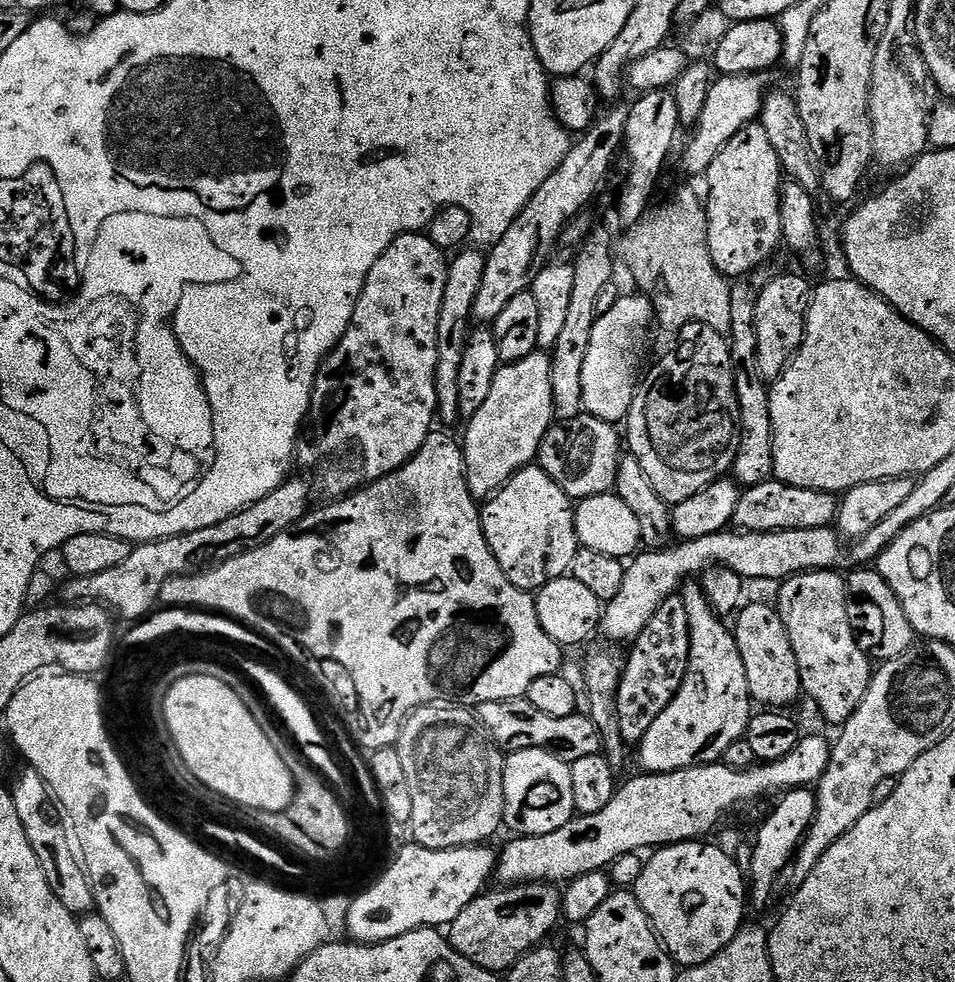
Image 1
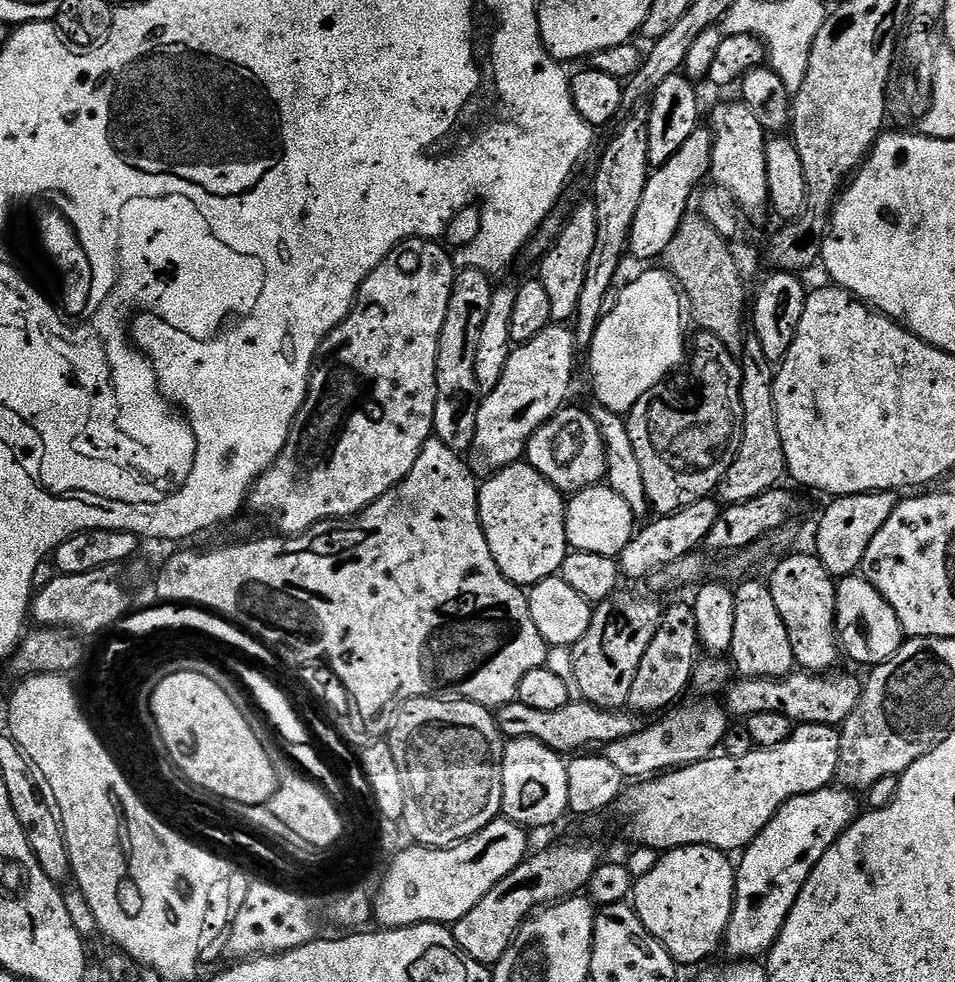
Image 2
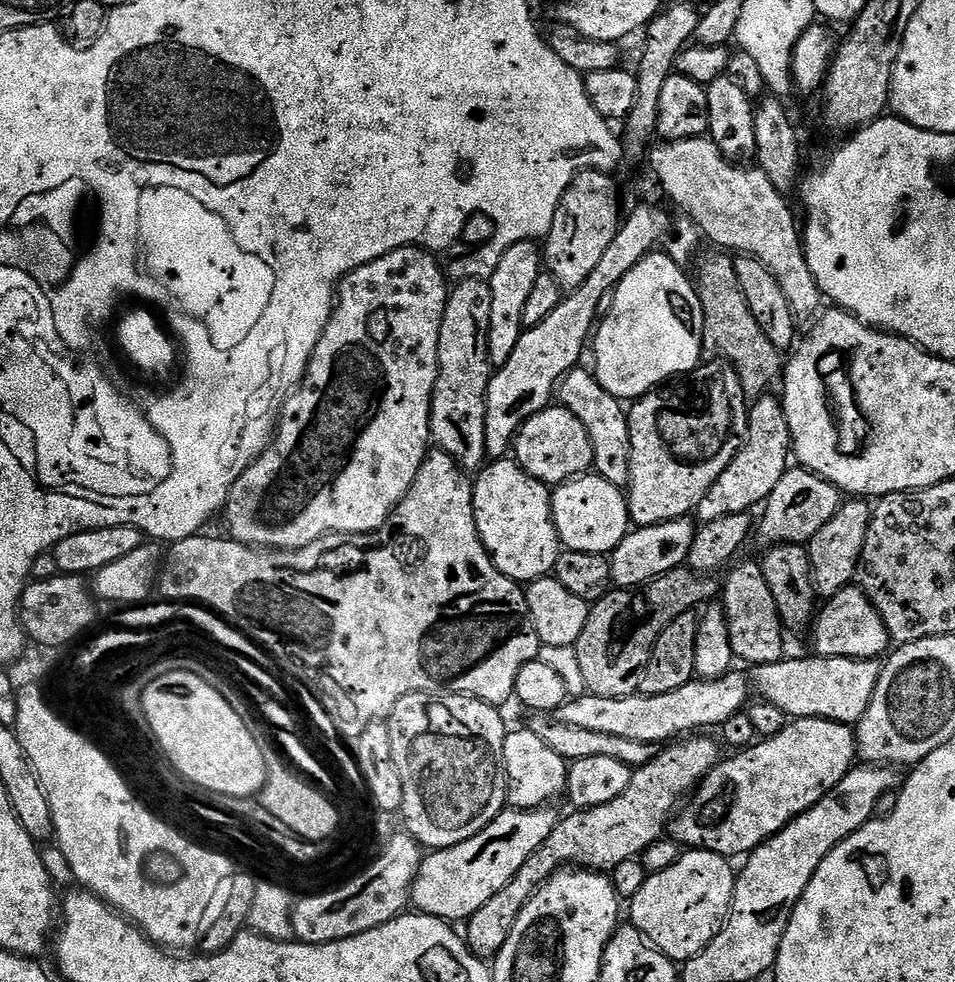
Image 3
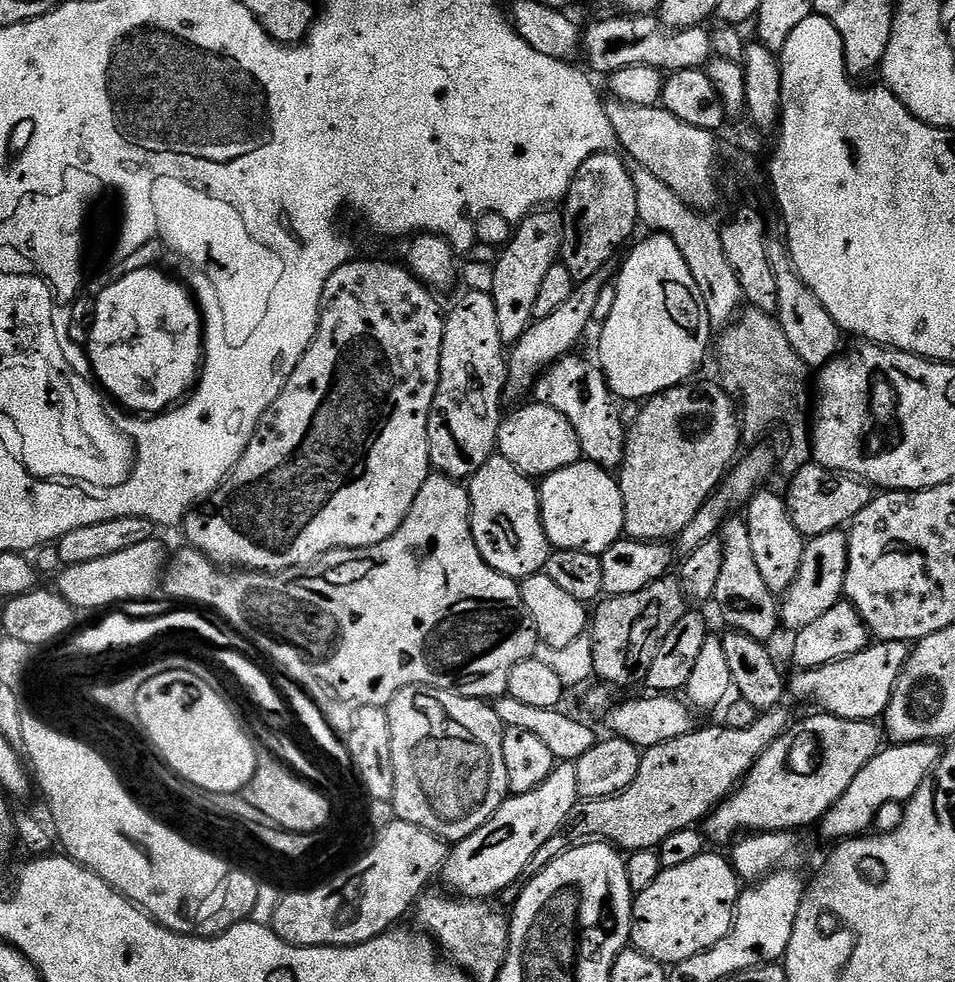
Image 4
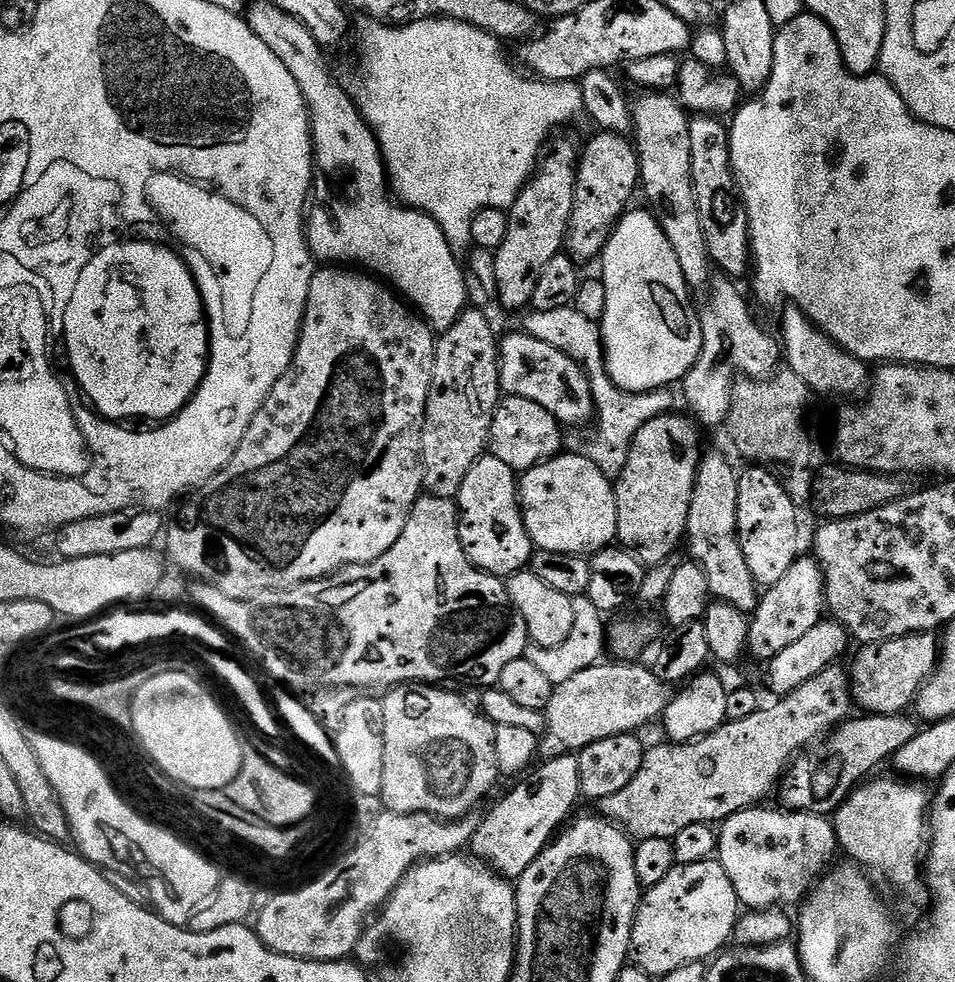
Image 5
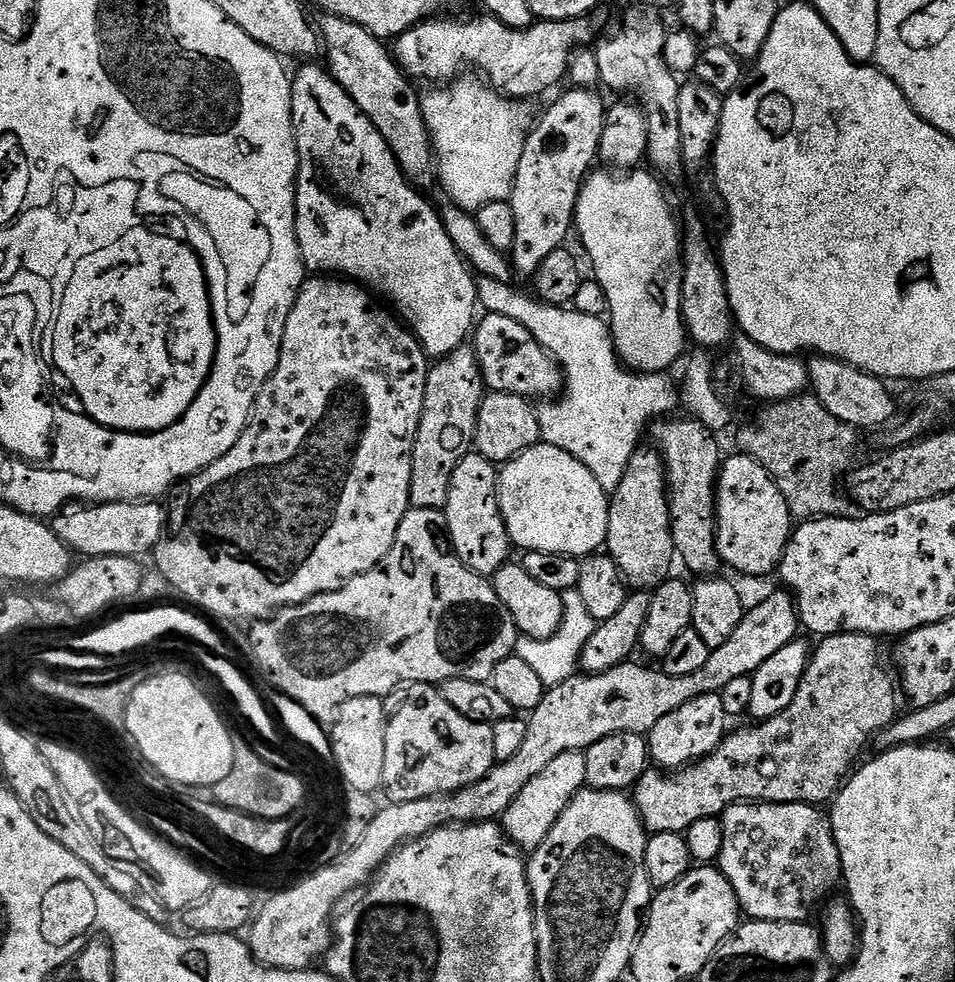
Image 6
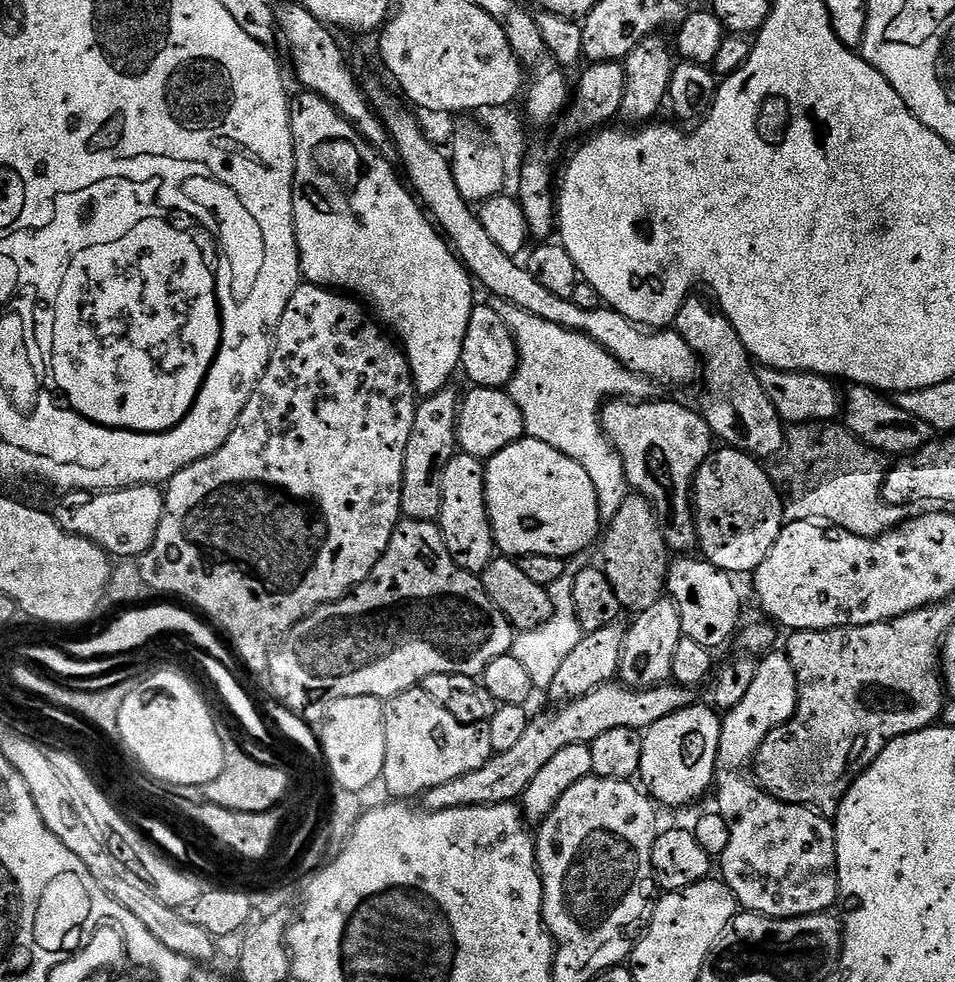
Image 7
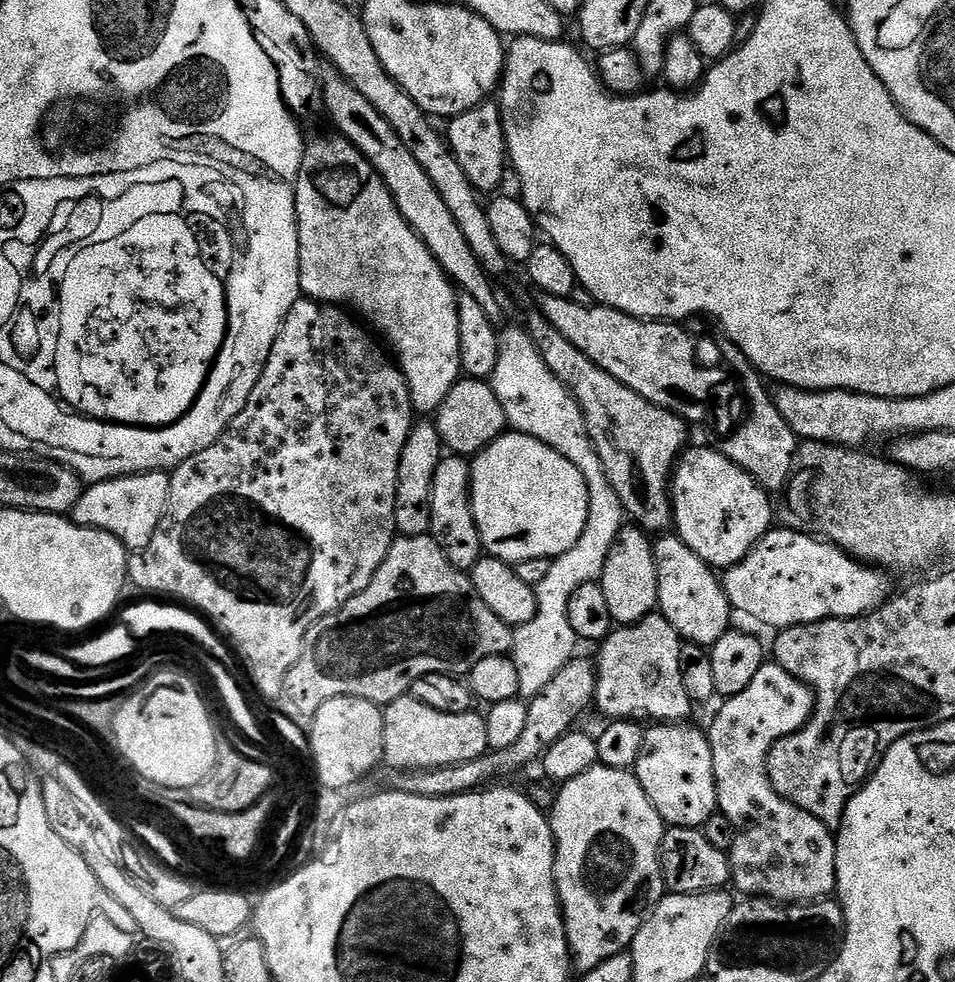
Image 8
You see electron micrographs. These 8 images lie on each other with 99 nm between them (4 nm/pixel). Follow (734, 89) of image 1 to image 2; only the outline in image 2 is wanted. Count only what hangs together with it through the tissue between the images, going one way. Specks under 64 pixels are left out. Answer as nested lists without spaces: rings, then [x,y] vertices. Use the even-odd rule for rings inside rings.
[[[701,126],[690,134],[690,138],[686,138],[686,142],[682,142],[682,150],[649,175],[646,190],[642,190],[638,214],[634,214],[634,226],[630,226],[628,252],[631,259],[633,256],[636,260],[658,260],[663,255],[689,215],[688,203],[692,200],[692,191],[701,187],[700,179],[707,177],[711,170],[712,134],[707,127]]]

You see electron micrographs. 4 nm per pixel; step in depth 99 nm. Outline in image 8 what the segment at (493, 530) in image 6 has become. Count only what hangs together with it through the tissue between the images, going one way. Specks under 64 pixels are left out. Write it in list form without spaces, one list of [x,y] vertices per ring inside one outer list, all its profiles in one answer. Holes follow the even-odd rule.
[[[445,455],[438,470],[434,470],[430,514],[432,539],[438,542],[438,546],[442,546],[446,558],[454,567],[459,568],[461,572],[471,573],[472,568],[480,560],[484,547],[472,513],[472,469],[465,457]]]

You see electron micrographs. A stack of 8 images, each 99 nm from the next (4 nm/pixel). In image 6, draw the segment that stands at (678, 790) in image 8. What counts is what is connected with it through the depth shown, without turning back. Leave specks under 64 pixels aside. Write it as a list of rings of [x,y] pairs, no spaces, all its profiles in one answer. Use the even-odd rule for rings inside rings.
[[[715,692],[694,698],[686,706],[678,706],[674,714],[666,714],[655,724],[648,737],[648,754],[653,765],[664,770],[683,770],[708,756],[724,741],[730,728],[730,717],[722,710],[722,698]]]

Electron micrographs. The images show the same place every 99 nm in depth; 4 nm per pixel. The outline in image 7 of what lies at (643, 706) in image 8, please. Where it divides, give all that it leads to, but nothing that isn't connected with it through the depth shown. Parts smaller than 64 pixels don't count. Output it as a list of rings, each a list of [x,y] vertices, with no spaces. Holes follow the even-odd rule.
[[[661,598],[650,606],[650,610],[642,610],[633,620],[636,621],[626,628],[619,679],[629,688],[657,688],[659,684],[669,683],[674,670],[674,650],[678,650],[678,642],[686,632],[675,600]]]

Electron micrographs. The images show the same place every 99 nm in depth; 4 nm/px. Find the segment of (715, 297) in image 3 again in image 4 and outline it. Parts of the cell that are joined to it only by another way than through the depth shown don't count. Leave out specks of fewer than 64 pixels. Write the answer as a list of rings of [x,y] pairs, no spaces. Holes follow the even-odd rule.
[[[751,306],[745,307],[742,319],[729,324],[715,337],[714,356],[715,352],[716,364],[724,375],[722,387],[740,407],[738,415],[743,439],[756,440],[752,442],[767,441],[775,451],[779,471],[781,473],[784,471],[785,477],[791,478],[798,470],[802,470],[802,466],[806,466],[813,459],[812,434],[809,421],[807,419],[804,421],[804,416],[800,413],[800,387],[804,384],[806,366],[800,361],[798,354],[794,354],[786,334],[782,334],[782,326],[769,313],[760,312]]]

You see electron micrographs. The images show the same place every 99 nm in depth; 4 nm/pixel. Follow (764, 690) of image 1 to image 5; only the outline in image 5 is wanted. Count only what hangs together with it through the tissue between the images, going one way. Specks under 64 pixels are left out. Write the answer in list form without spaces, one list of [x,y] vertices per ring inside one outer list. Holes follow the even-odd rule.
[[[705,451],[701,455],[694,498],[690,502],[686,549],[706,574],[706,582],[710,582],[710,590],[717,601],[752,614],[760,604],[762,592],[754,574],[750,574],[750,566],[746,566],[746,554],[742,554],[742,542],[738,538],[739,485],[737,469],[732,469],[731,462],[722,453]]]

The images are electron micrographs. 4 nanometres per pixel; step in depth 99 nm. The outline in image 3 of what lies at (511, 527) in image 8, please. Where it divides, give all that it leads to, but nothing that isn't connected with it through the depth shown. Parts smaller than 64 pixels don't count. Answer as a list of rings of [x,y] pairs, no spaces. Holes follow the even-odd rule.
[[[585,474],[555,485],[552,492],[552,517],[561,545],[570,552],[610,554],[630,531],[625,493],[595,474]]]

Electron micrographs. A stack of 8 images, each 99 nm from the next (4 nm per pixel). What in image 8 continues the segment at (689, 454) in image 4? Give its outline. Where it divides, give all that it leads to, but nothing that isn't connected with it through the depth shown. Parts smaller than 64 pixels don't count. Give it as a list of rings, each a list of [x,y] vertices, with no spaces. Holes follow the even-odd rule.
[[[625,526],[620,529],[614,546],[610,546],[610,554],[606,558],[606,566],[598,583],[606,594],[610,614],[617,625],[637,624],[657,611],[658,570],[654,562],[653,543],[653,537],[643,528]]]

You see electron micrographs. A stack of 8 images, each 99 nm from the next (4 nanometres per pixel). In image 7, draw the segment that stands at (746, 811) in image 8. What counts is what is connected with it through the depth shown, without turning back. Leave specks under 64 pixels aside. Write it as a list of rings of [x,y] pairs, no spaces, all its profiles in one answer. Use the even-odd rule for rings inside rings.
[[[769,651],[757,663],[754,683],[742,702],[723,713],[714,792],[720,795],[718,811],[730,826],[730,846],[726,846],[726,850],[718,858],[719,875],[730,886],[730,890],[736,895],[737,905],[743,911],[785,920],[828,912],[831,904],[835,905],[839,901],[840,883],[836,869],[836,829],[833,821],[814,808],[787,804],[774,798],[753,777],[751,780],[744,769],[753,767],[756,751],[762,746],[762,742],[766,742],[768,735],[778,726],[790,722],[790,718],[796,713],[800,681],[787,651],[776,651]]]

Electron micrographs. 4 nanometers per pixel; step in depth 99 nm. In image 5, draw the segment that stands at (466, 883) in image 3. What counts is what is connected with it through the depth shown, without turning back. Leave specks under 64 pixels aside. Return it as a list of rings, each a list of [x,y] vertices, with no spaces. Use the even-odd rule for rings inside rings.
[[[575,755],[544,760],[541,765],[520,782],[525,784],[506,793],[488,813],[483,813],[478,834],[474,834],[470,845],[475,859],[487,862],[493,872],[505,878],[518,878],[528,869],[530,862],[534,862],[534,858],[538,858],[542,850],[552,843],[562,825],[573,815],[571,812],[576,800],[581,799]]]

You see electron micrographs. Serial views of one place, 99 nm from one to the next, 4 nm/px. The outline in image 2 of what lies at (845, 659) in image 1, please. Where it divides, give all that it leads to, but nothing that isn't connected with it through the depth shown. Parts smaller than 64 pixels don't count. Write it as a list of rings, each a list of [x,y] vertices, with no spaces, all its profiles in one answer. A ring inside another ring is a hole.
[[[815,554],[792,555],[781,559],[785,560],[773,570],[767,586],[770,594],[774,594],[774,606],[778,606],[782,622],[786,622],[786,634],[790,634],[797,665],[805,672],[828,674],[842,656],[836,638],[836,580]]]

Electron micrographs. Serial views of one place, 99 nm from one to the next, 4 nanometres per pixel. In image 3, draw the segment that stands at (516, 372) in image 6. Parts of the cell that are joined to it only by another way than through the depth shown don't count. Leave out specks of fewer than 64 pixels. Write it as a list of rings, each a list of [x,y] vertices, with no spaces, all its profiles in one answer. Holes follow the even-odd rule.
[[[584,366],[573,368],[560,381],[558,385],[558,404],[559,407],[570,410],[570,414],[574,414],[574,418],[578,418],[578,422],[582,422],[582,426],[586,426],[586,434],[590,434],[590,446],[594,450],[592,468],[595,475],[601,476],[606,482],[610,482],[610,486],[621,490],[627,489],[630,482],[630,426],[628,425],[625,405],[608,393],[596,381],[595,375],[589,369],[587,372]]]

